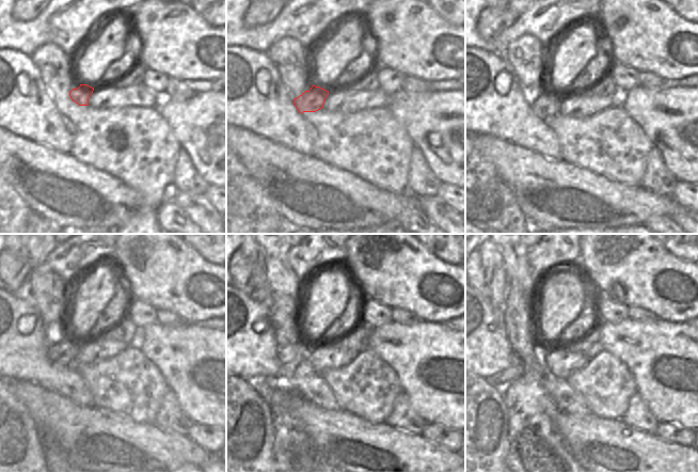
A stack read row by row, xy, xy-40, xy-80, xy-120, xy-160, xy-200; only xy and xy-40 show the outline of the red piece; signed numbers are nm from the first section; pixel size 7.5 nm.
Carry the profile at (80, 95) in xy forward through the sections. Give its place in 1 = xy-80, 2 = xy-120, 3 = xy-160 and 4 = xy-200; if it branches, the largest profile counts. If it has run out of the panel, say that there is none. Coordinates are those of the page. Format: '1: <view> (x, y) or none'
1: xy-80 (548, 104)
2: xy-120 (63, 352)
3: xy-160 (294, 359)
4: xy-200 (500, 380)

